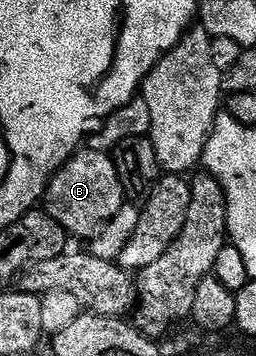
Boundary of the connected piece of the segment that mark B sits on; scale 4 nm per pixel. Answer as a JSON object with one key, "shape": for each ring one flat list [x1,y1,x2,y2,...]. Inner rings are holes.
{"shape":[[92,147,80,148,79,152,52,177,45,194,45,211,72,238,91,239,100,234,107,224,122,211,125,204,121,179,117,175,114,160,106,152]]}

